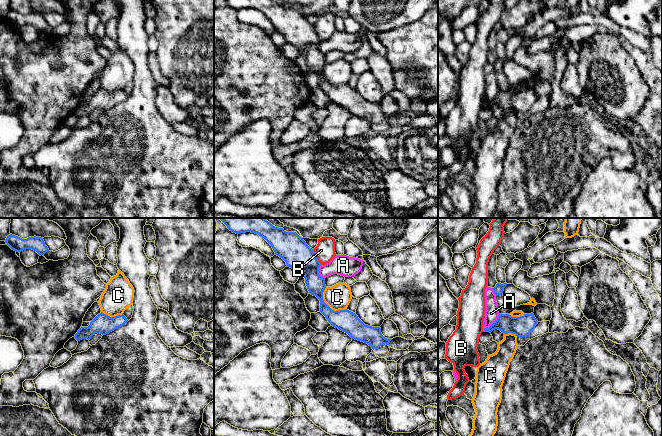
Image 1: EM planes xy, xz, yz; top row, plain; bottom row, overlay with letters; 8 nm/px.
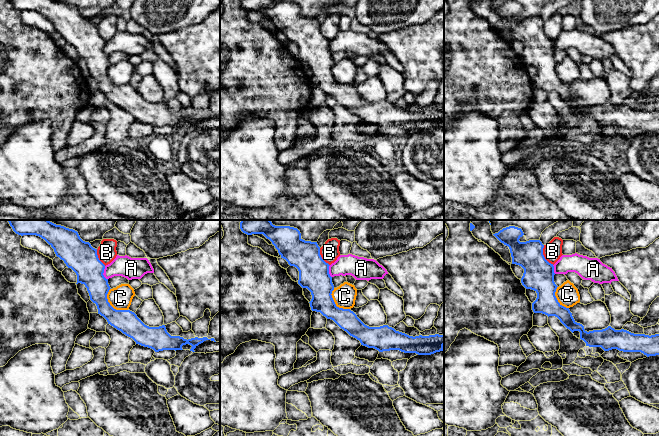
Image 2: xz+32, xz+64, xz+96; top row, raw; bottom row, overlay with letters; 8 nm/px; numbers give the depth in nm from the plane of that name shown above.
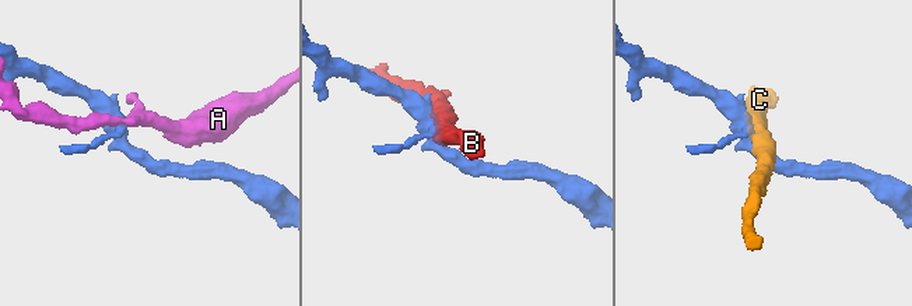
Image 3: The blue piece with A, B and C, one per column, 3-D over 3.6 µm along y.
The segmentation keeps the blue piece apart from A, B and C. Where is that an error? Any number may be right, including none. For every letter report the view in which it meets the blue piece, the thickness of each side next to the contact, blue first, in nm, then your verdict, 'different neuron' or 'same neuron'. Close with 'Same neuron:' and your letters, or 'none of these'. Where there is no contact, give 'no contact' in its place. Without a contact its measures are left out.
A: yz | 170/110 nm | different neuron
B: xz | 240/160 nm | different neuron
C: xz | 170/200 nm | different neuron
Same neuron: none of these

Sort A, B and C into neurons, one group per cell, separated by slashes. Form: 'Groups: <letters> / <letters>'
Groups: A / B / C

